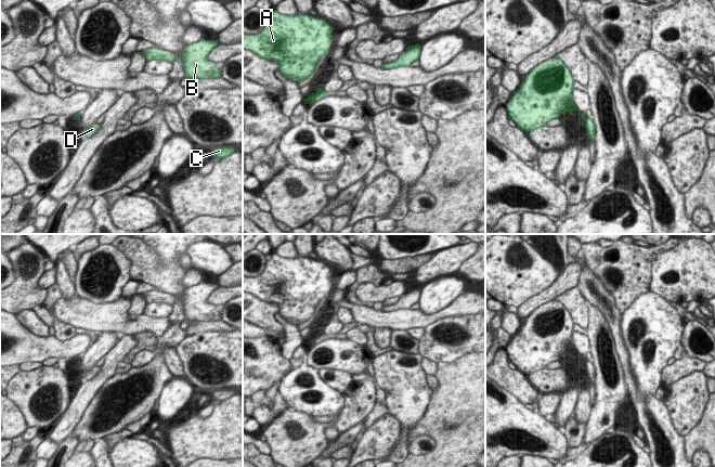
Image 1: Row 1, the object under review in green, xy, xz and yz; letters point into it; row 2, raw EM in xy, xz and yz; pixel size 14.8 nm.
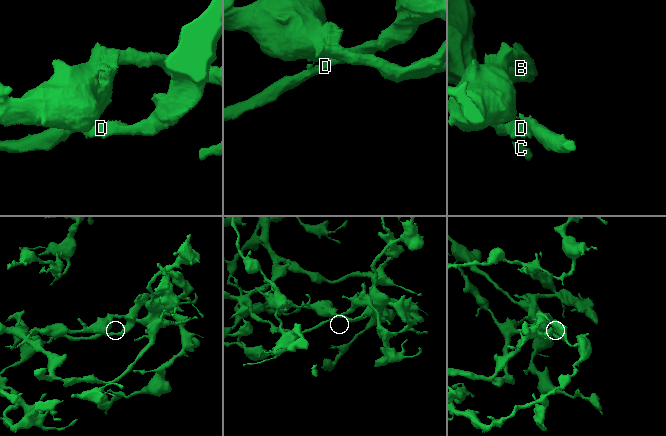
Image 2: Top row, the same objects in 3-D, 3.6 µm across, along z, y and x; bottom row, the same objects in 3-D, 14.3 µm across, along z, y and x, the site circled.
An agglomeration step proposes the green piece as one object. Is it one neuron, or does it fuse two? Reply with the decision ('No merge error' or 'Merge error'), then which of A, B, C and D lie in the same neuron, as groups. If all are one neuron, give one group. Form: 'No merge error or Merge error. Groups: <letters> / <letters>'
Merge error. Groups: A B / C D.

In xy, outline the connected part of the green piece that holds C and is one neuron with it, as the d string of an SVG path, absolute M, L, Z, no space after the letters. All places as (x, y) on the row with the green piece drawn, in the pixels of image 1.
M219 146L211 151L211 155L217 158L224 158L232 153L234 153L233 146Z

